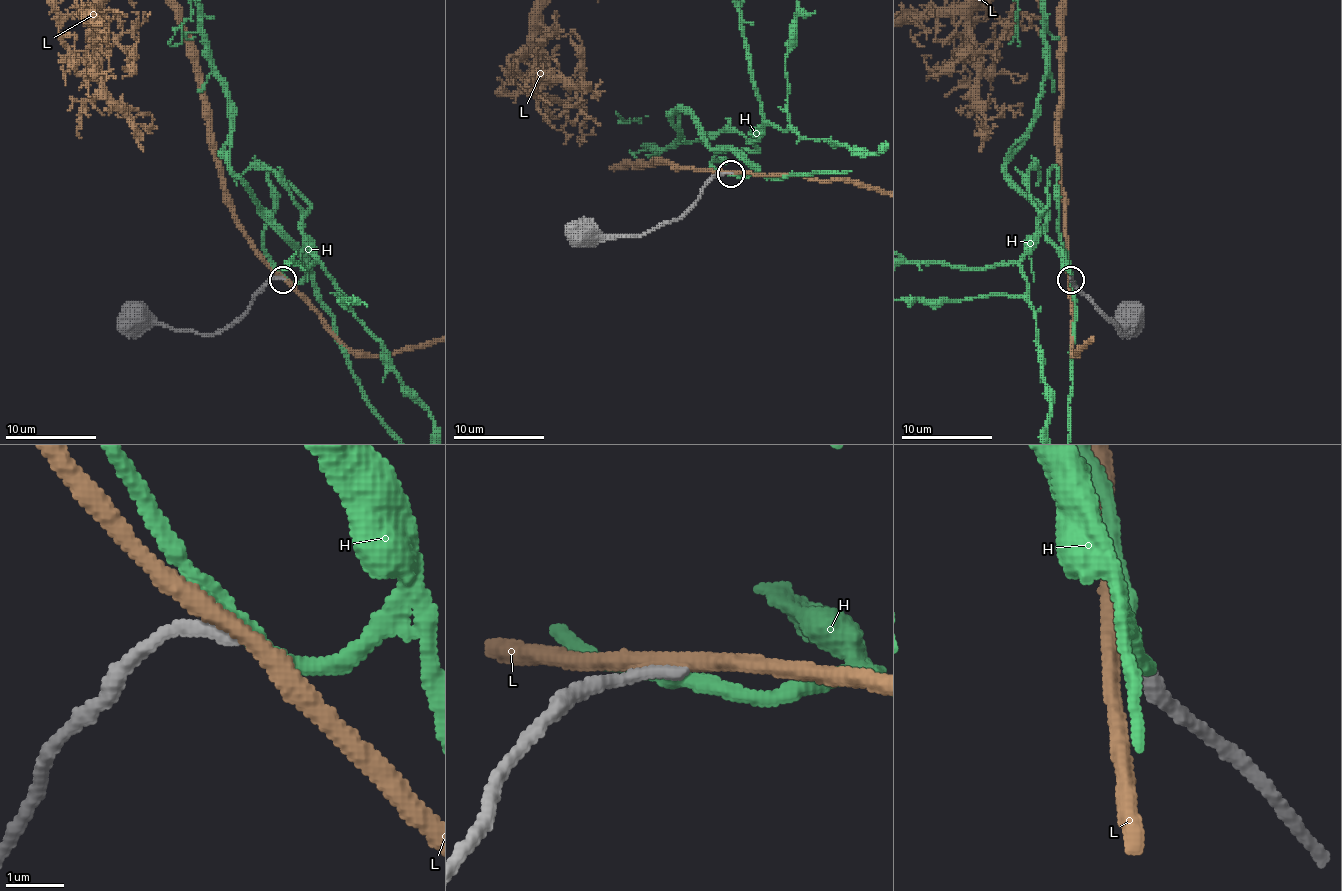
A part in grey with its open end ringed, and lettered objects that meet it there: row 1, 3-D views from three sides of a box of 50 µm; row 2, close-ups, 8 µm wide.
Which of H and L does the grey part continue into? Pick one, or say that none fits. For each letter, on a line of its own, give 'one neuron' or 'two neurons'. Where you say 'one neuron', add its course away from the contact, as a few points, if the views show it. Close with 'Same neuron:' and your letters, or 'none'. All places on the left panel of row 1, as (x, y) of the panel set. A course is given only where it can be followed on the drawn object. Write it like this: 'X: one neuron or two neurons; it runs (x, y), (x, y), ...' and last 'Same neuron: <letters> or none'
H: two neurons
L: two neurons
Same neuron: none

